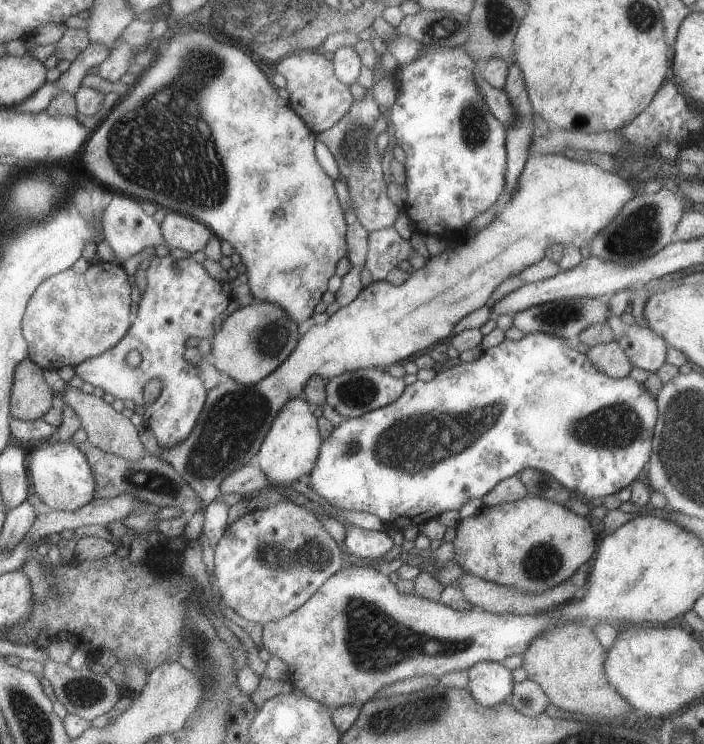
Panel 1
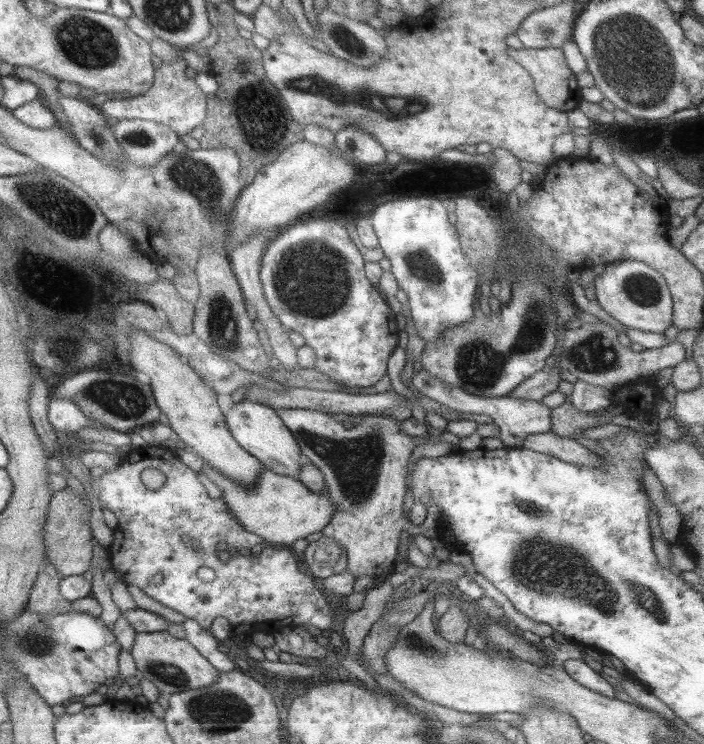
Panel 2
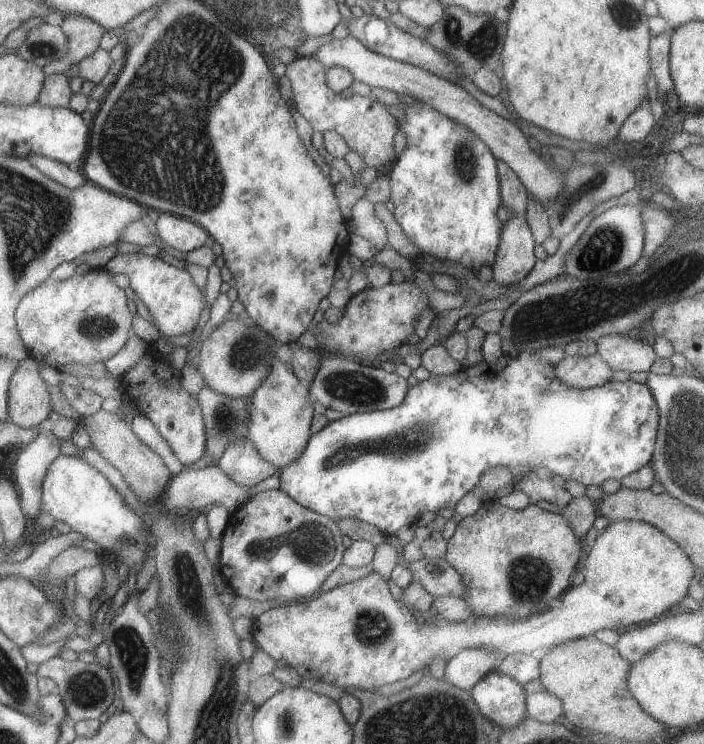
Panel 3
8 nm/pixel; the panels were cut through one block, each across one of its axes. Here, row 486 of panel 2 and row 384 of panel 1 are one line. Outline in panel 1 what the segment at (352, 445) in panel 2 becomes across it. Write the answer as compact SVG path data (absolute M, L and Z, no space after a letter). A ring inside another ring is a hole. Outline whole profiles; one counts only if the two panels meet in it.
M377 368L347 370L329 378L324 392L326 404L341 418L356 418L397 400L404 393L404 383L402 379L393 378L388 372L381 372Z

